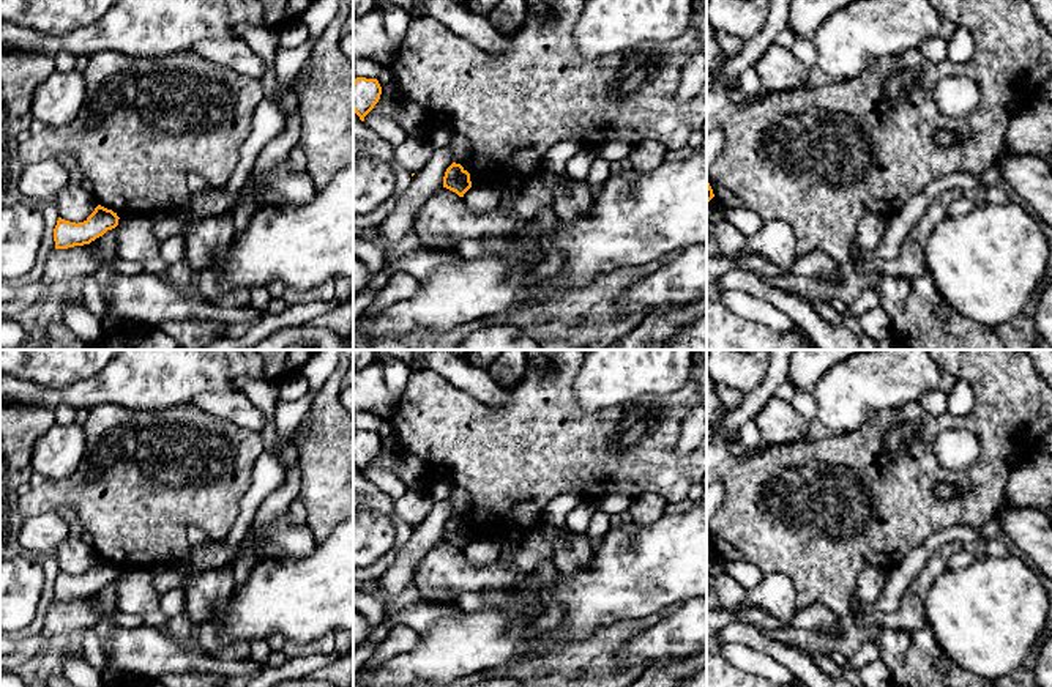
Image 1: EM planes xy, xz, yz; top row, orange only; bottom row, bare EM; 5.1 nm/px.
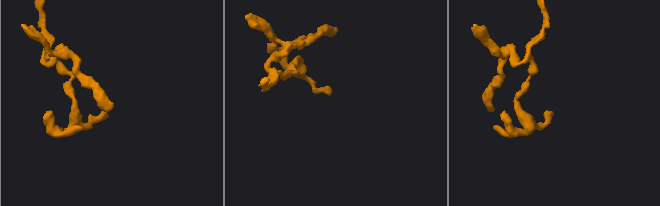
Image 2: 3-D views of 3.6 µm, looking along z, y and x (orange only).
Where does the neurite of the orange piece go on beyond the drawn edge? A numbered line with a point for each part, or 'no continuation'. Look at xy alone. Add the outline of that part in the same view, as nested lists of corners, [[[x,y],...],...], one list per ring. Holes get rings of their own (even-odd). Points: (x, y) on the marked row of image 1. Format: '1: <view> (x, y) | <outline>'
no continuation

